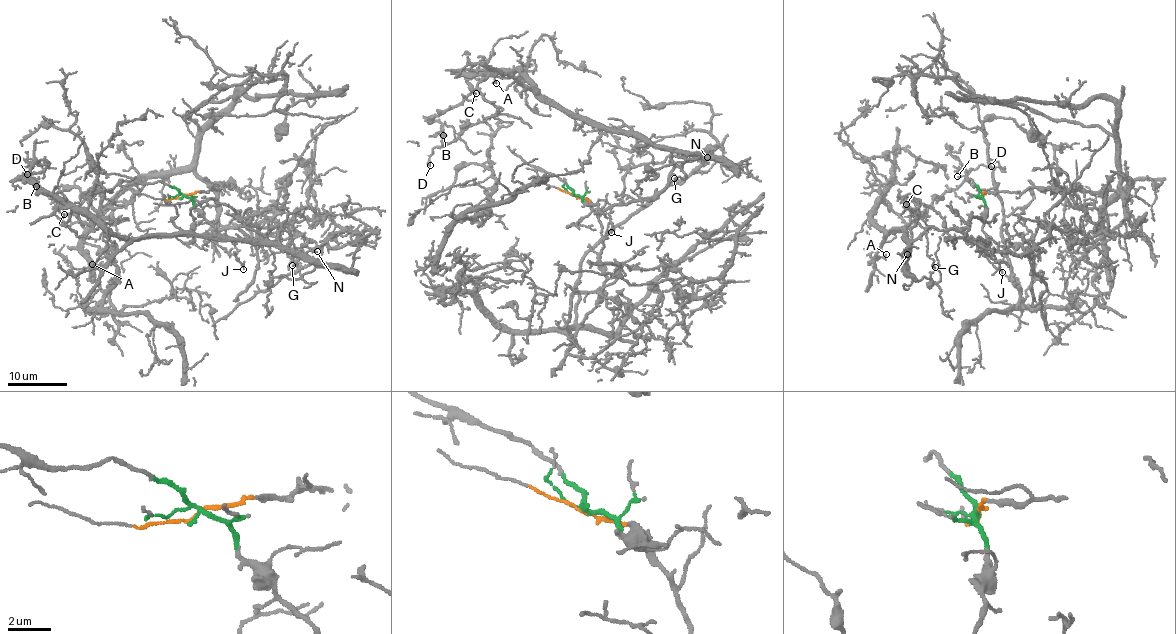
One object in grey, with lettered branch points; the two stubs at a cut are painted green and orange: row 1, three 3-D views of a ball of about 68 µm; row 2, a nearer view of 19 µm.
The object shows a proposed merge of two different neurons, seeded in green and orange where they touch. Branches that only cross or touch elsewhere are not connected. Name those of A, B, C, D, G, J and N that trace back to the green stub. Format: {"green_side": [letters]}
{"green_side": ["A", "B", "C", "D", "G", "J", "N"]}

